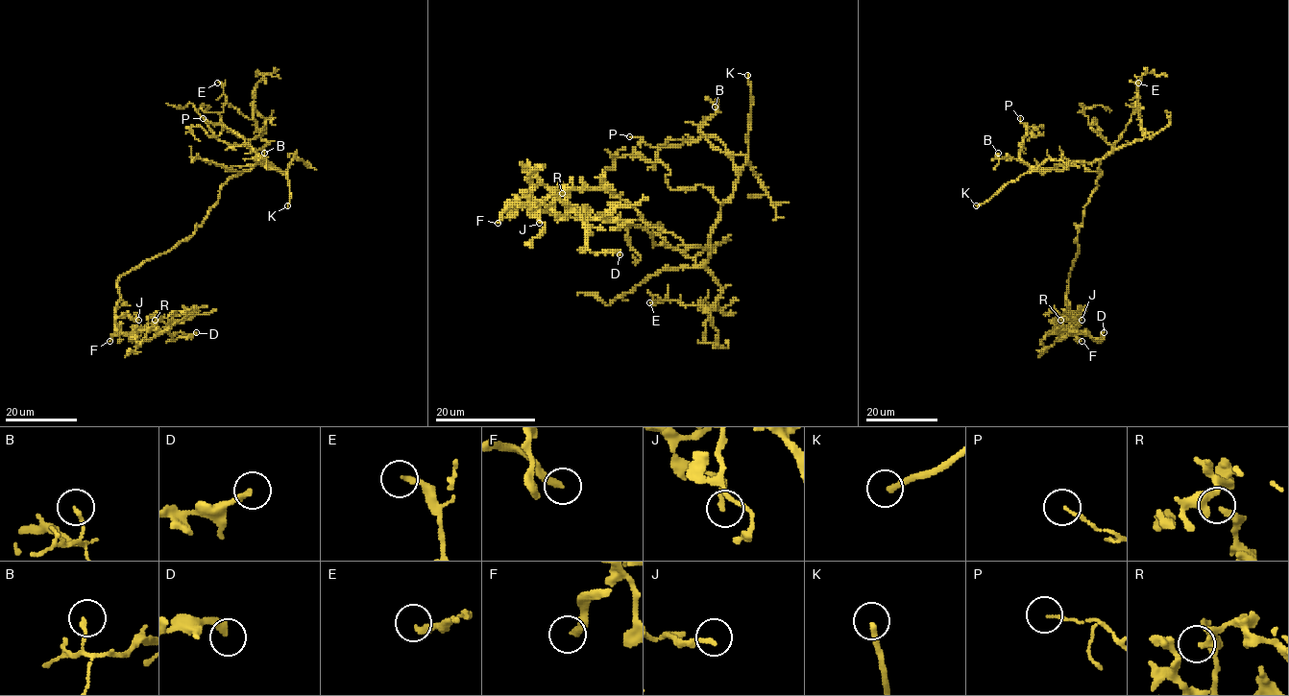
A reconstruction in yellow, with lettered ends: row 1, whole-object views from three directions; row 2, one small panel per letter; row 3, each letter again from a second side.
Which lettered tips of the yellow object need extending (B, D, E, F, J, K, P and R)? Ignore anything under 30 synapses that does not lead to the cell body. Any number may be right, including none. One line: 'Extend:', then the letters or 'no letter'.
Extend: F, K

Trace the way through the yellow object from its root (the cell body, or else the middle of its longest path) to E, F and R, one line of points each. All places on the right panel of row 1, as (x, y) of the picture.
E: (1084, 210), (1100, 176), (1099, 162), (1127, 143), (1143, 137), (1139, 111), (1136, 108), (1138, 83)
F: (1084, 210), (1083, 223), (1075, 240), (1079, 252), (1069, 273), (1066, 293), (1068, 333), (1082, 341)
R: (1084, 210), (1083, 223), (1075, 240), (1079, 252), (1069, 273), (1067, 332), (1076, 324), (1066, 317), (1060, 320)

